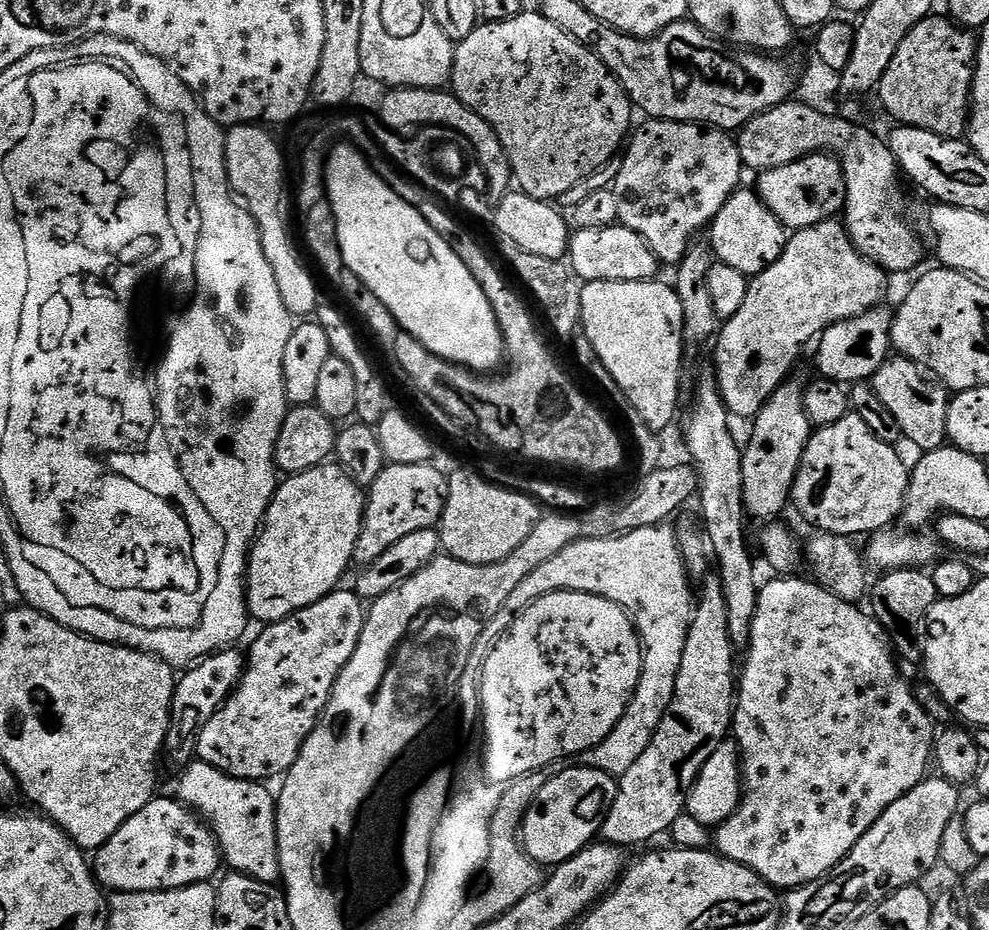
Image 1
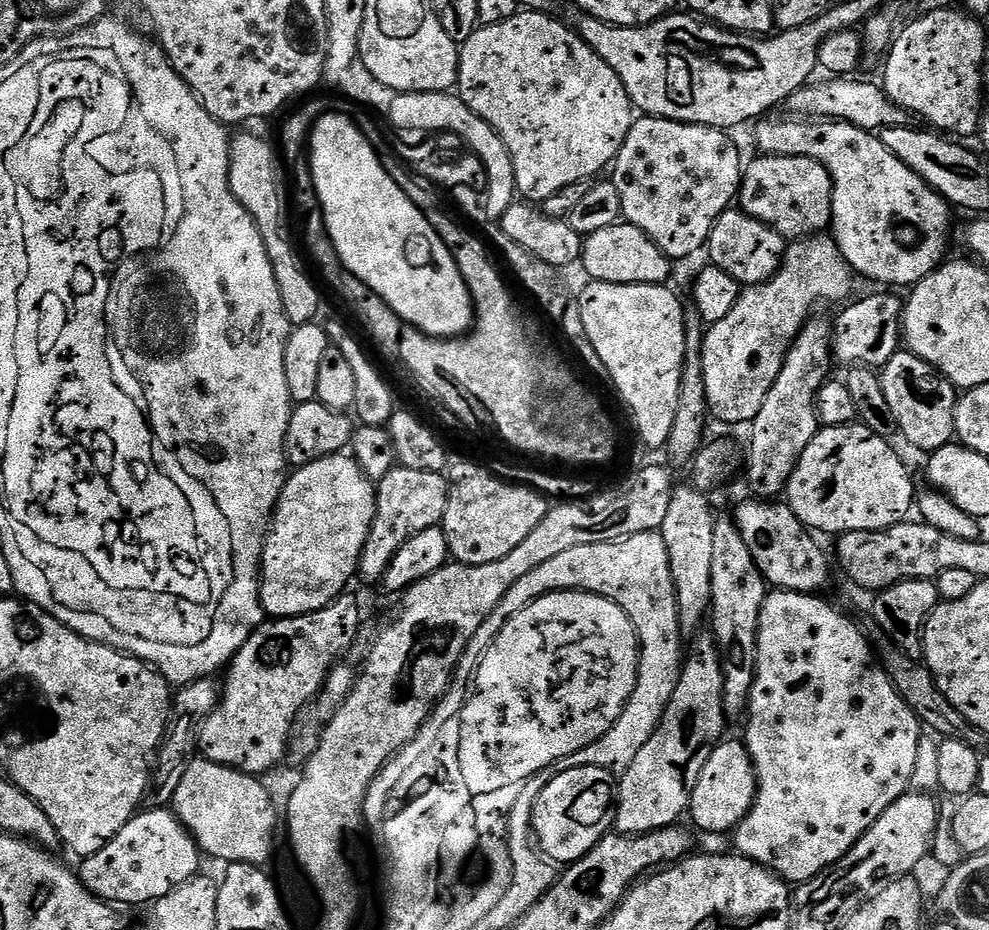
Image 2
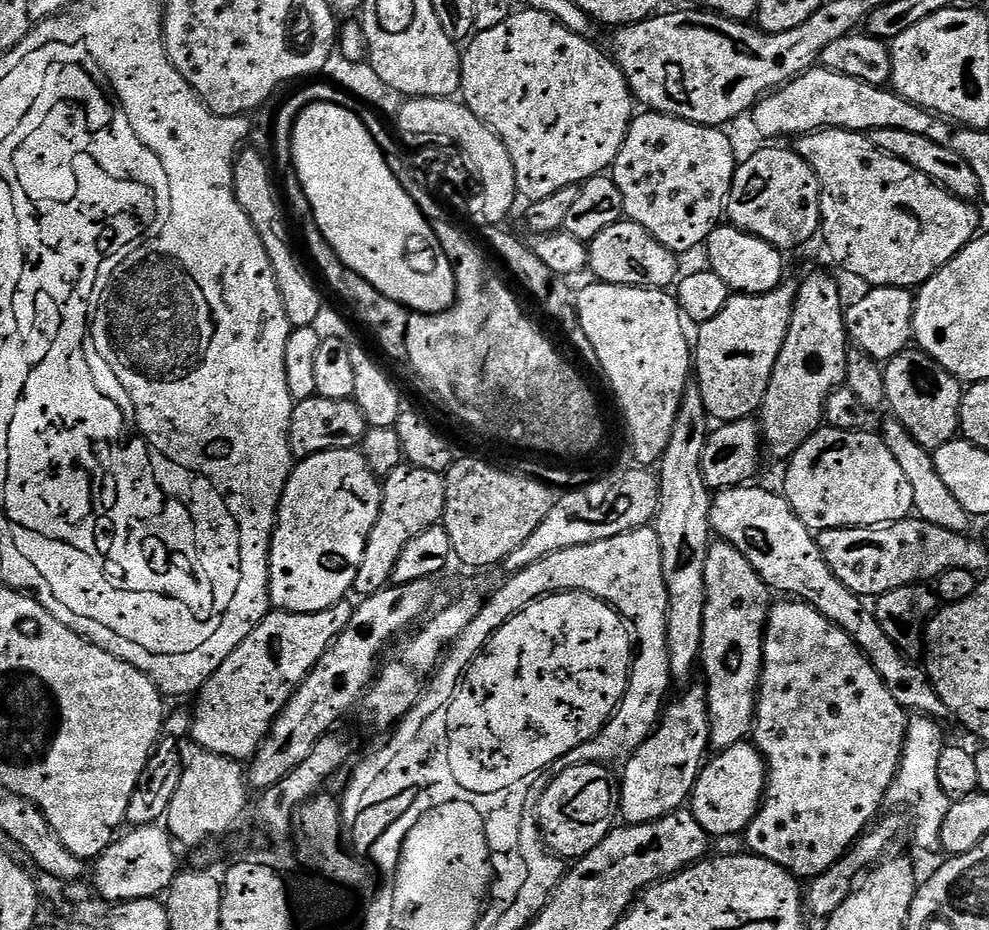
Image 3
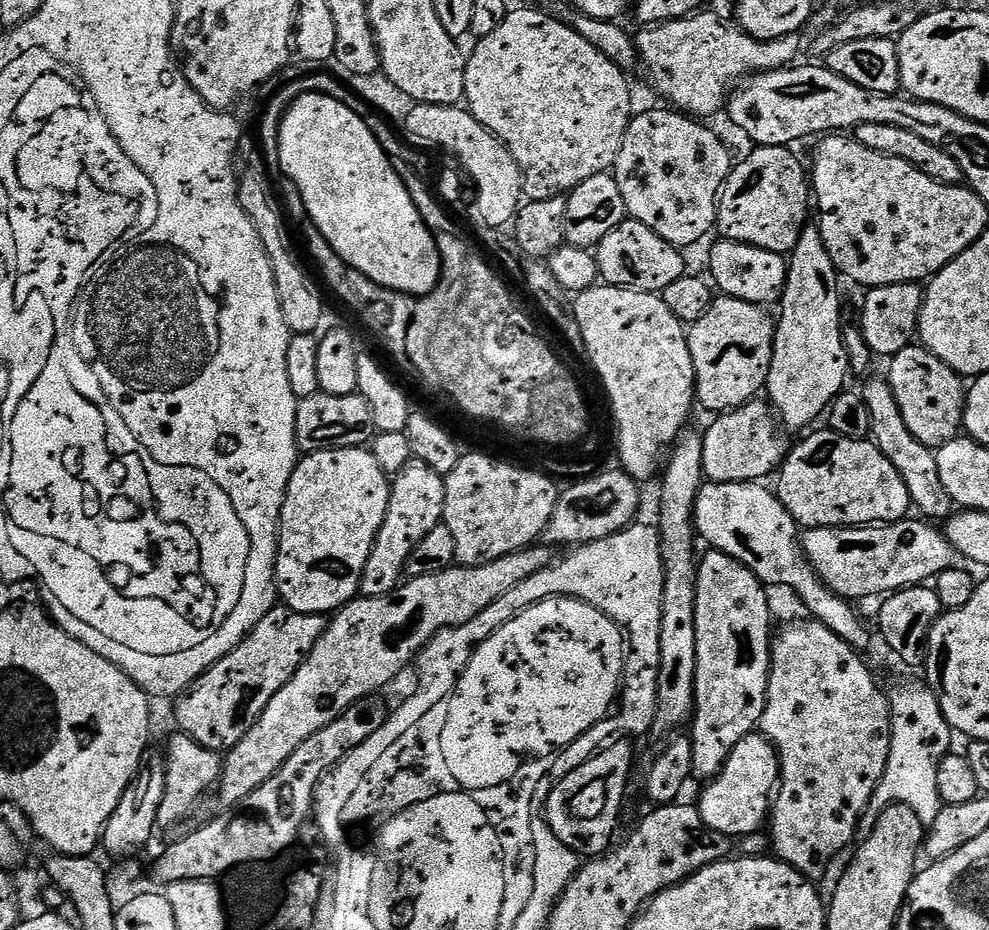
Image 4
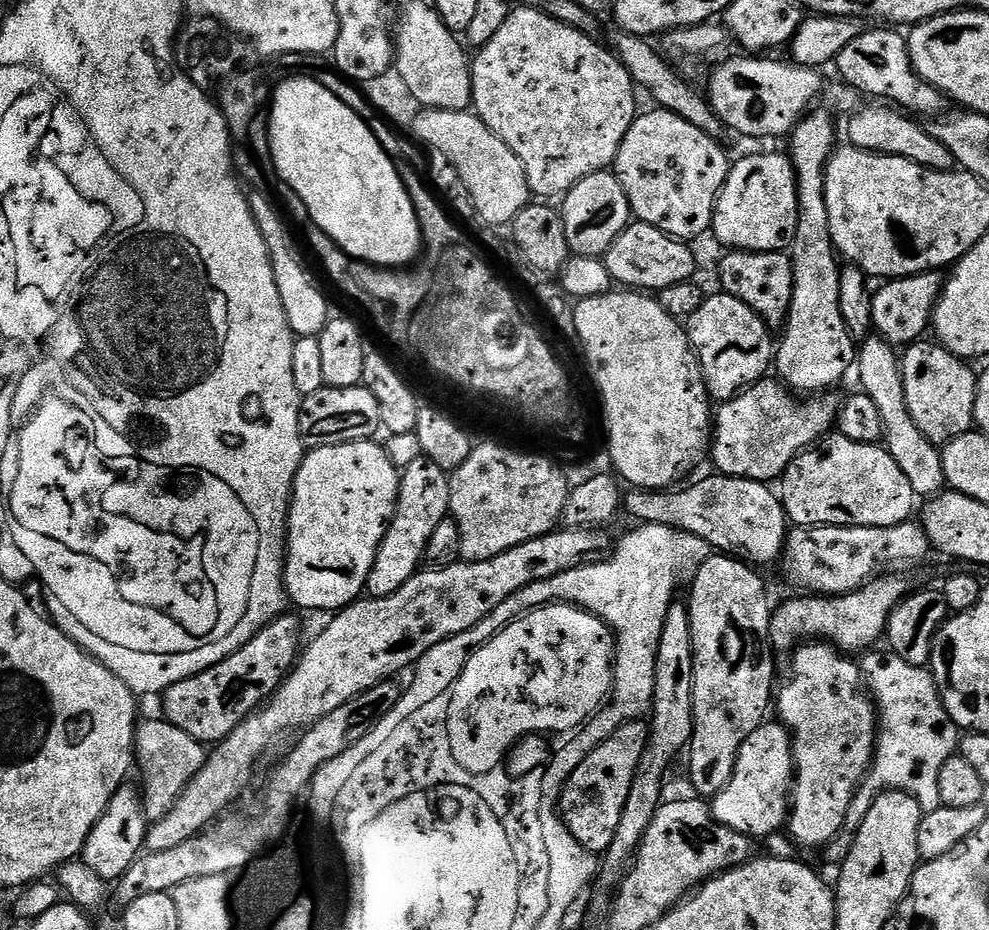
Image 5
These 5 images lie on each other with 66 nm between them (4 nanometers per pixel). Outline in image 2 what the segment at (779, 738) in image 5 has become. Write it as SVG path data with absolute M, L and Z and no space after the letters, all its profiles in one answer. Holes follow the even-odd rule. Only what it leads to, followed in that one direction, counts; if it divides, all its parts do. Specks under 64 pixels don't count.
M725 738L706 758L702 774L692 791L690 817L700 832L731 833L746 818L756 797L756 771L743 739Z

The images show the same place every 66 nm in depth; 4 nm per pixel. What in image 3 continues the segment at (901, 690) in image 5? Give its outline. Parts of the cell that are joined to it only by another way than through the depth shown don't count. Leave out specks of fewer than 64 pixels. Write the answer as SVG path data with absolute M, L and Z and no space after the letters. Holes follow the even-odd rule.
M913 715L908 721L908 733L900 759L900 769L888 791L887 807L896 808L905 804L916 811L916 844L924 852L940 852L942 844L942 826L946 822L946 814L950 814L953 800L948 797L938 783L938 758L942 758L942 750L946 746L941 721L930 716Z

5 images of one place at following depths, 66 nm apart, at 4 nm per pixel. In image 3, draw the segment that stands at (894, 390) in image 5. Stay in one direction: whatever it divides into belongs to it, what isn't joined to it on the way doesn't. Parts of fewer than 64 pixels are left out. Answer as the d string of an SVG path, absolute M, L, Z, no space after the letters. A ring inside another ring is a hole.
M889 418L884 424L882 435L890 454L898 458L898 466L906 473L906 479L910 482L910 487L914 490L914 512L917 517L926 522L934 522L934 526L942 526L942 530L951 532L967 533L970 517L962 502L950 494L950 489L946 487L946 482L936 469L936 461L933 453L929 449L921 446L917 440L906 430L906 426L900 420Z

